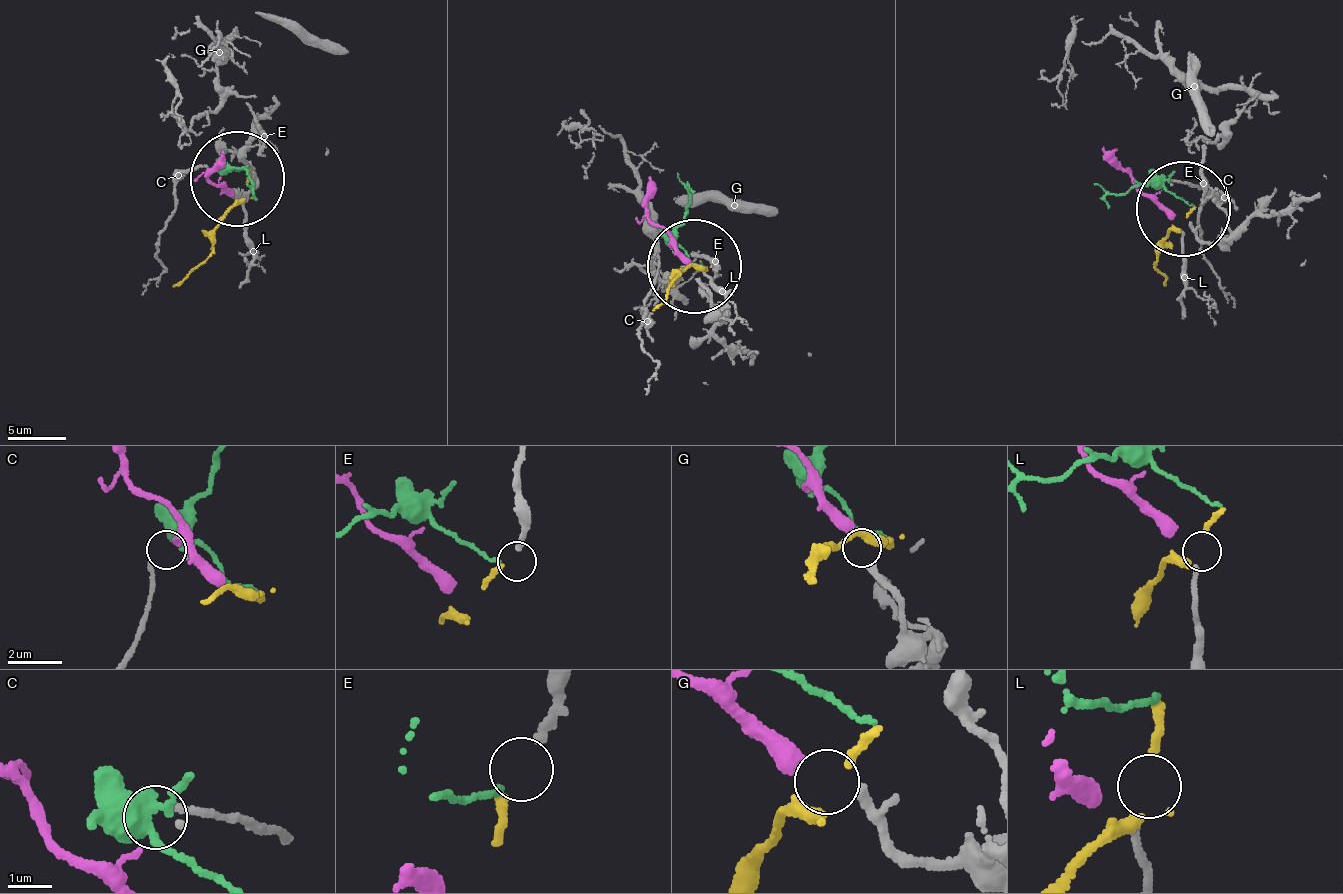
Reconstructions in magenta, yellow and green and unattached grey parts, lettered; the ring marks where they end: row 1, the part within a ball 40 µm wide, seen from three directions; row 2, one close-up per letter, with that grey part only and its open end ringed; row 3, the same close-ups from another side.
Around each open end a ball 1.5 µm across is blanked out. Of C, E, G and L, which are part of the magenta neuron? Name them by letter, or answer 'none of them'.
G

